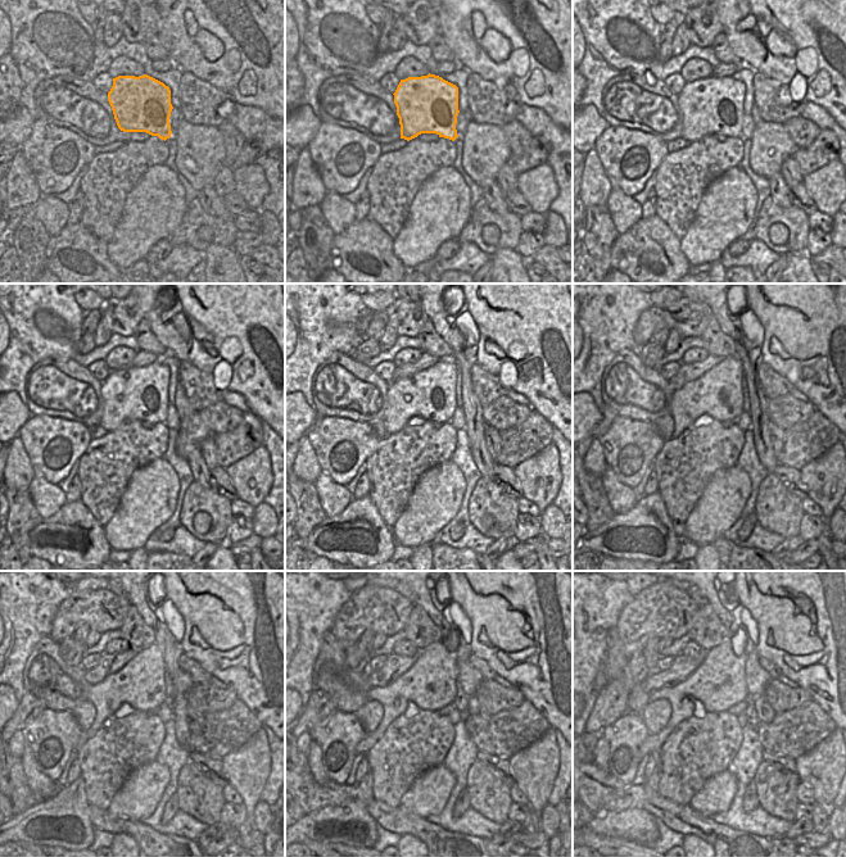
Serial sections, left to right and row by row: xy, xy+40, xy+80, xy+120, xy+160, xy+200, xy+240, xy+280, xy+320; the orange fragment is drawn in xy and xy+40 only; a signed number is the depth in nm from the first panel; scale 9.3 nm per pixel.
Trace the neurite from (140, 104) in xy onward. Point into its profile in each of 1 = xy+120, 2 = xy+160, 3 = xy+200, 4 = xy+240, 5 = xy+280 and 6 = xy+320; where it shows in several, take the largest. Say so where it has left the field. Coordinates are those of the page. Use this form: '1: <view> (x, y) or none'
1: xy+120 (132, 393)
2: xy+160 (430, 394)
3: xy+200 (719, 393)
4: xy+240 (140, 683)
5: xy+280 (431, 681)
6: xy+320 (719, 683)

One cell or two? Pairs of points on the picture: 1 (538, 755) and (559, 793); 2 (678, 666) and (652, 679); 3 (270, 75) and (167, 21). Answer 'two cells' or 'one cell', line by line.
1: two cells
2: one cell
3: one cell

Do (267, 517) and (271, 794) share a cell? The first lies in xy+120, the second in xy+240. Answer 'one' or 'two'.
two

